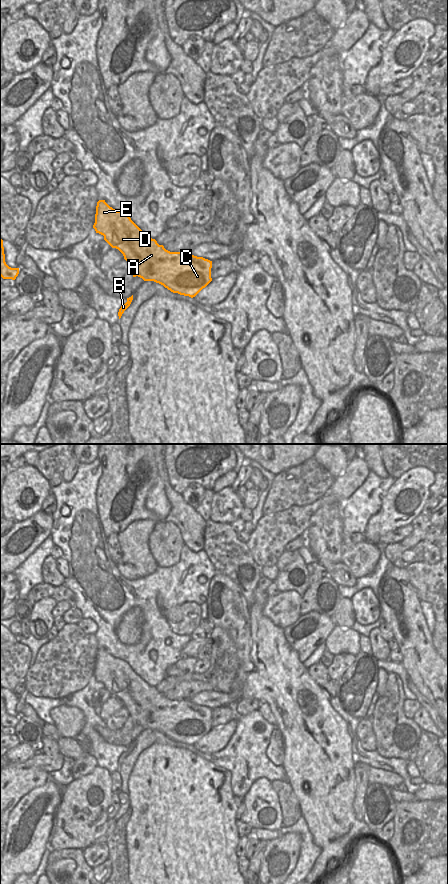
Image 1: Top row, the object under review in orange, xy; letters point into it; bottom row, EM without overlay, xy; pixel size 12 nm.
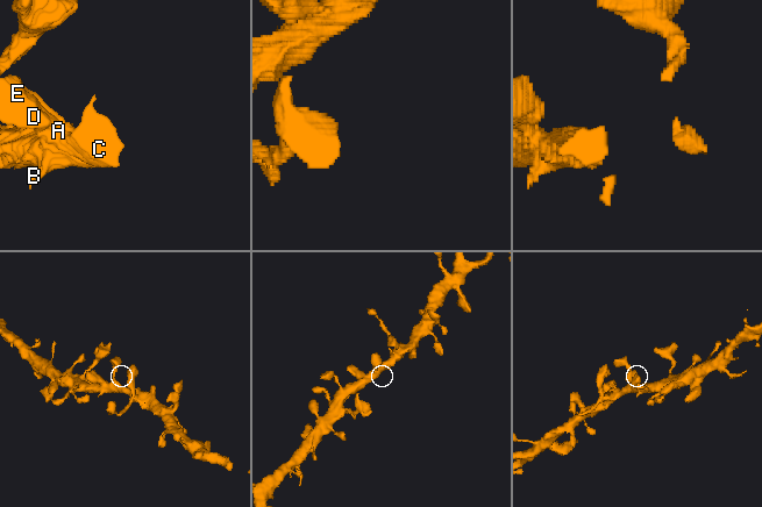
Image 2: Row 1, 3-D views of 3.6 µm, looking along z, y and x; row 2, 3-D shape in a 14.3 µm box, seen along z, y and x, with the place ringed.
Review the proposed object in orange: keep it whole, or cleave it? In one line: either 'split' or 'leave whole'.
leave whole

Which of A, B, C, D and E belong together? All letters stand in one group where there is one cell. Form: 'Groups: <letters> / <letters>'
Groups: A B C D E

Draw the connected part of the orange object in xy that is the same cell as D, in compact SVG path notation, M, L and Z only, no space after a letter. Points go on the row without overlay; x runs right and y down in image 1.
M105 648L97 650L93 676L96 681L104 684L104 688L112 696L118 697L123 702L132 718L133 725L138 724L144 729L154 729L173 741L191 746L212 729L212 709L194 704L189 699L166 698L163 693L159 693L155 687L146 683L126 661L113 657Z

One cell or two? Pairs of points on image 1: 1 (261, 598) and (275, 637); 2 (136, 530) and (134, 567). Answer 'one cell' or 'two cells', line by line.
1: one cell
2: one cell

